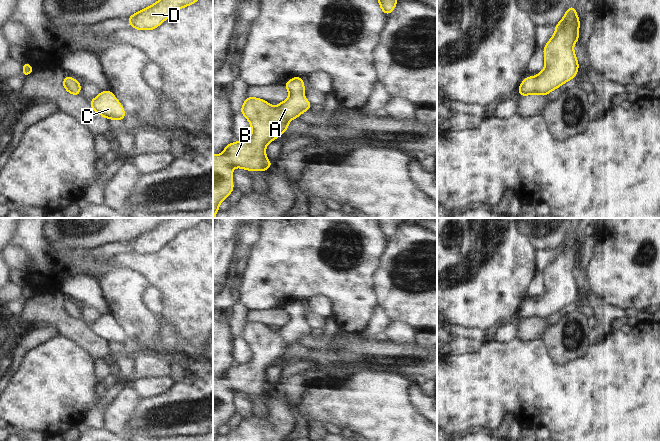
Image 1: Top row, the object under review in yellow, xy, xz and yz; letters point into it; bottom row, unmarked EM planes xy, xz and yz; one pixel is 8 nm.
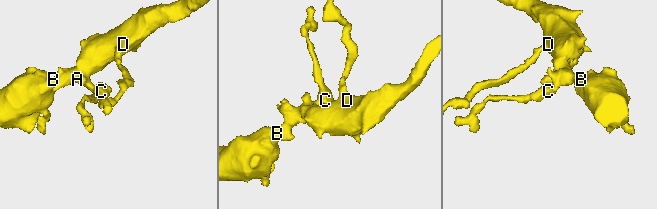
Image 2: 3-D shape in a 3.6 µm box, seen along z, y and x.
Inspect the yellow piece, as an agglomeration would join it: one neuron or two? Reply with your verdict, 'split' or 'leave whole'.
leave whole

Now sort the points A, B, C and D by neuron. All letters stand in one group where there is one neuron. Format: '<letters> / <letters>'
A B C D

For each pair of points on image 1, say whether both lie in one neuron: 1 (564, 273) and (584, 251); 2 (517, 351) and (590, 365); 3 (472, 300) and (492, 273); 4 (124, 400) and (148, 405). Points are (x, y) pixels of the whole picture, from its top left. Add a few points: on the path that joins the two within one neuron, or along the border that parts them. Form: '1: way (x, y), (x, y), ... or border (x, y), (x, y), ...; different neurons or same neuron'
1: way (567, 268), (579, 256); same neuron
2: way (535, 369), (537, 371), (572, 371); same neuron
3: way (472, 293), (485, 280); same neuron
4: border (140, 399), (127, 424); different neurons

